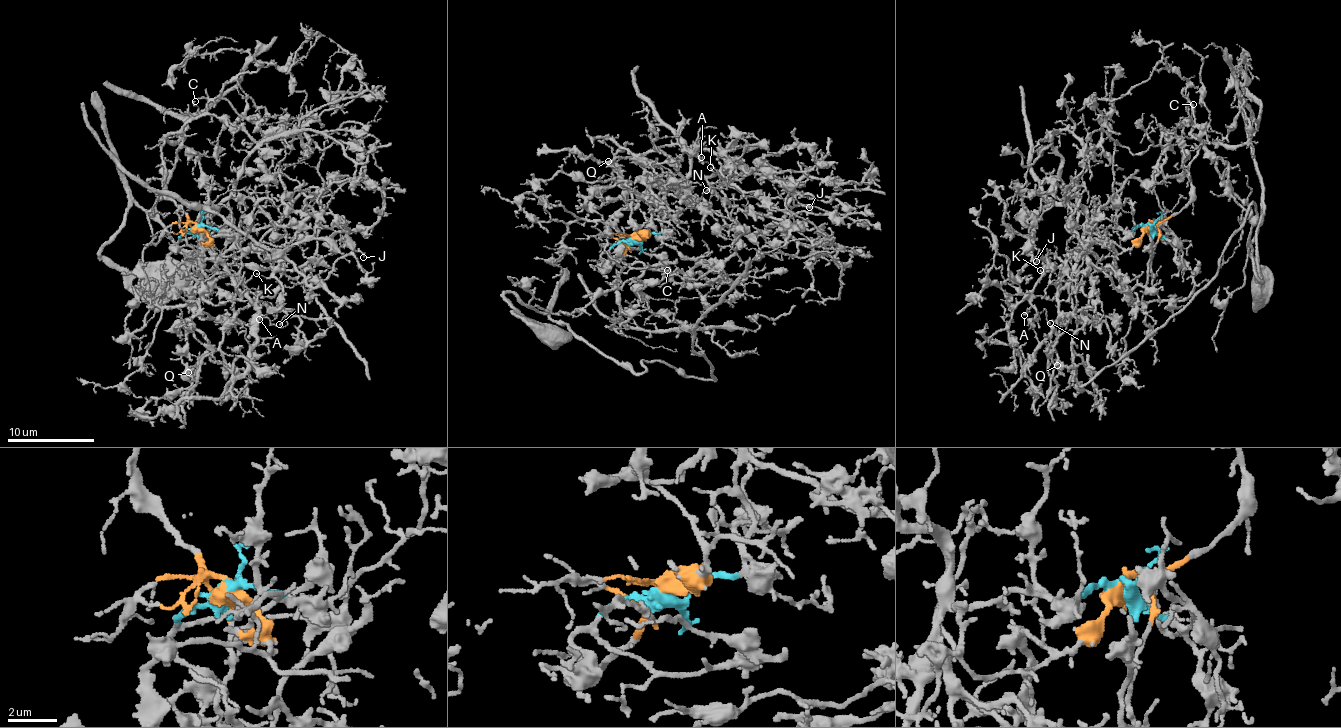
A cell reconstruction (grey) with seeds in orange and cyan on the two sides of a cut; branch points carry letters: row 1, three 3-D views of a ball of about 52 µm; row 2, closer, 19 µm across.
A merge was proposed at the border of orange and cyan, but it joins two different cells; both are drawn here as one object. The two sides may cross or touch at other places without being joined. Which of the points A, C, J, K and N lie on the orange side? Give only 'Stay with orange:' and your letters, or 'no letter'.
Stay with orange: C

